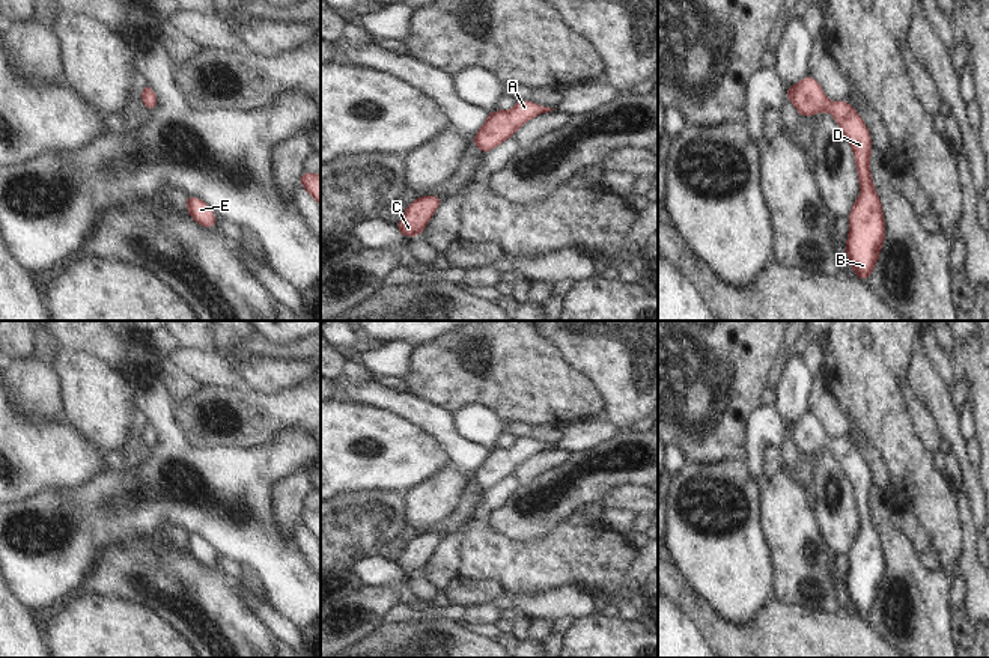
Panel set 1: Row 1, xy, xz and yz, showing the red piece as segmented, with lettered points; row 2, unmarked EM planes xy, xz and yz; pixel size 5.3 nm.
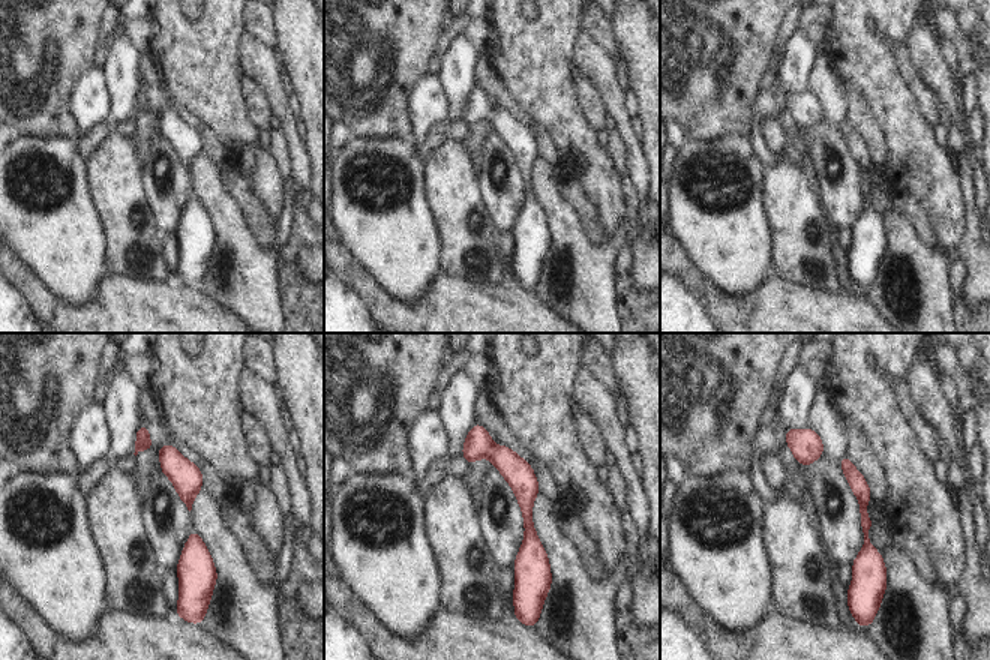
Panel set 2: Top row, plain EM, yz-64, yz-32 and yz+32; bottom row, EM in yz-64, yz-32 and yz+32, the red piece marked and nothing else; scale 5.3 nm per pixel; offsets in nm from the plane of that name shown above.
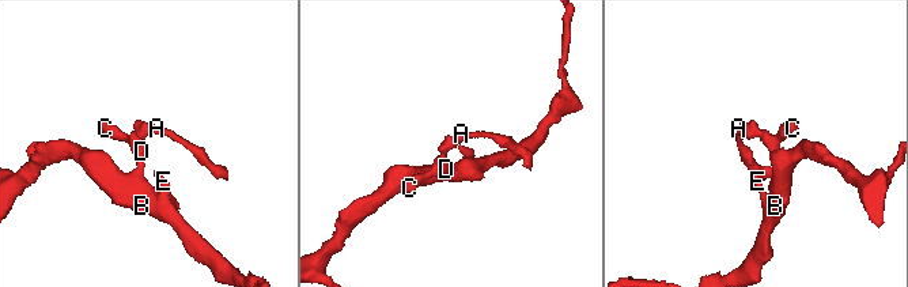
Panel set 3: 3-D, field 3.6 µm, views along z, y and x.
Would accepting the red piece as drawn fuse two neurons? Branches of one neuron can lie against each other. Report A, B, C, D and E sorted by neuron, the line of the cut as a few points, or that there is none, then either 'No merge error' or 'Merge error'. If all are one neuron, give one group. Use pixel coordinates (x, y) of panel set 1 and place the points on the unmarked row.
Groups: A B C D E. No split. No merge error

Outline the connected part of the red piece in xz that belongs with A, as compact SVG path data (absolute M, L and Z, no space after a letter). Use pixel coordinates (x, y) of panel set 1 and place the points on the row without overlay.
M524 437L515 440L515 444L509 449L489 449L486 459L473 474L473 479L482 488L482 491L486 491L498 483L501 479L512 476L513 470L521 462L536 455L537 452L548 450L551 447L555 446L537 443L530 437Z

